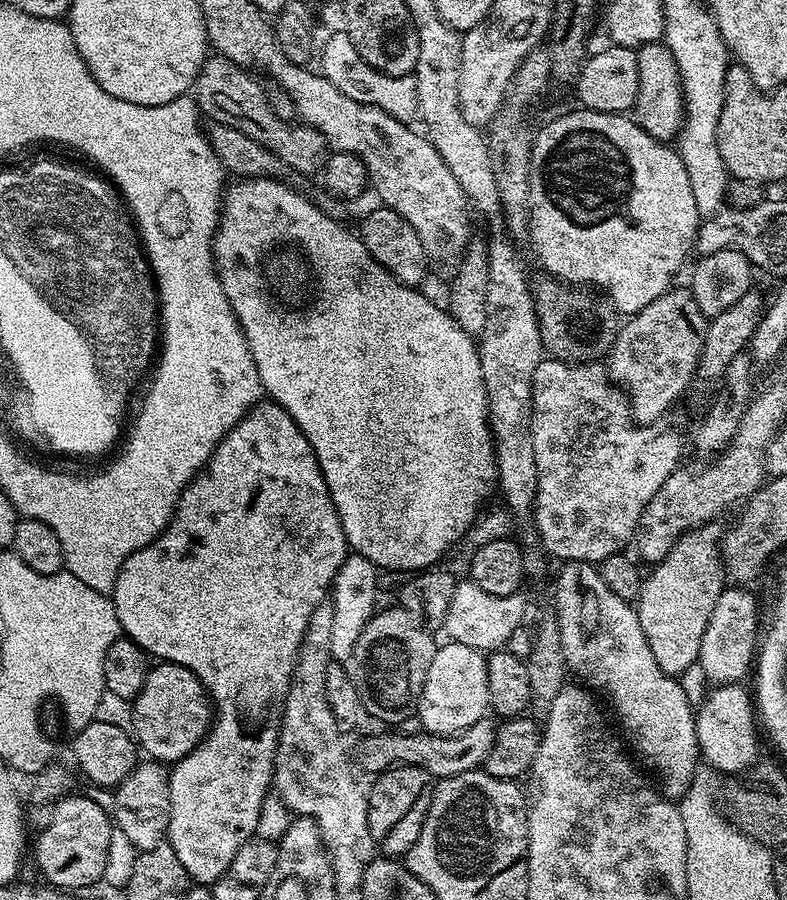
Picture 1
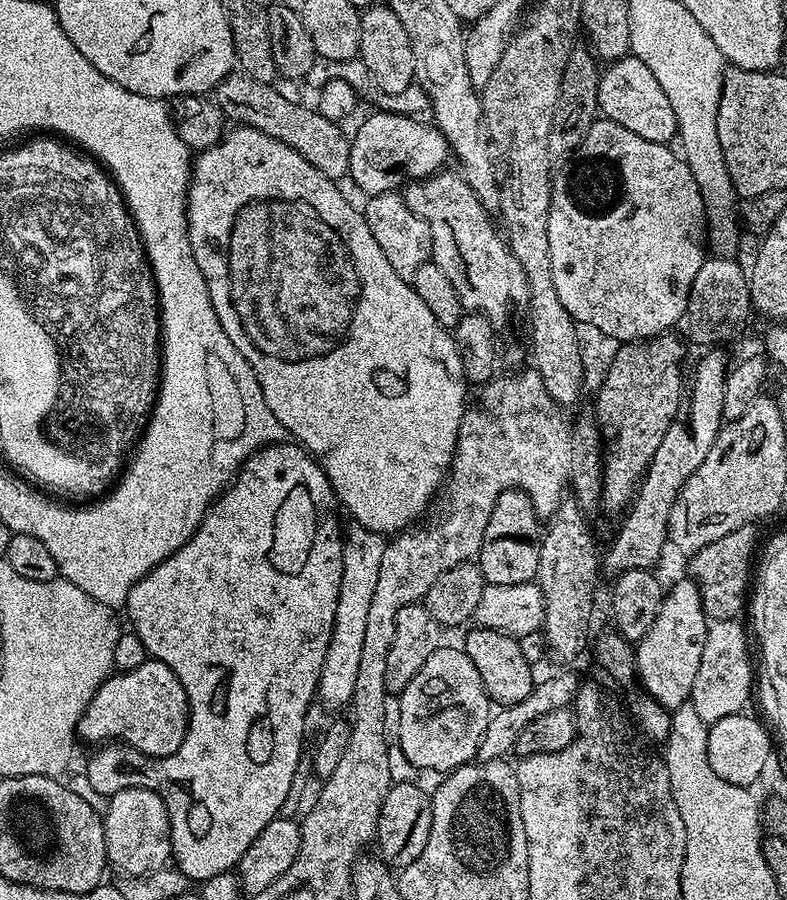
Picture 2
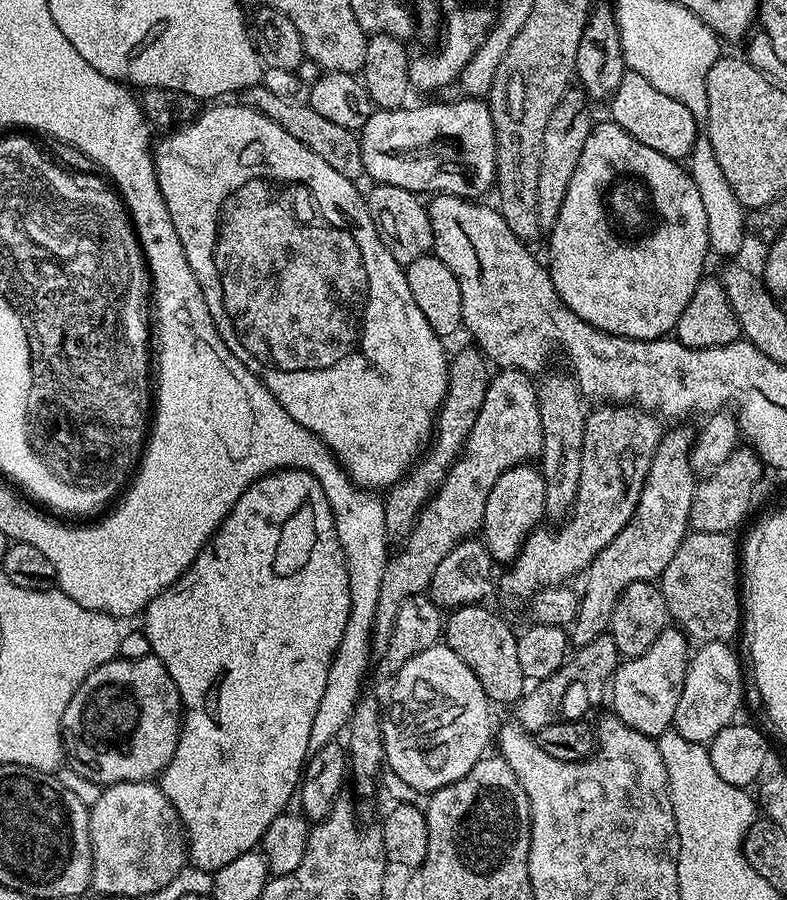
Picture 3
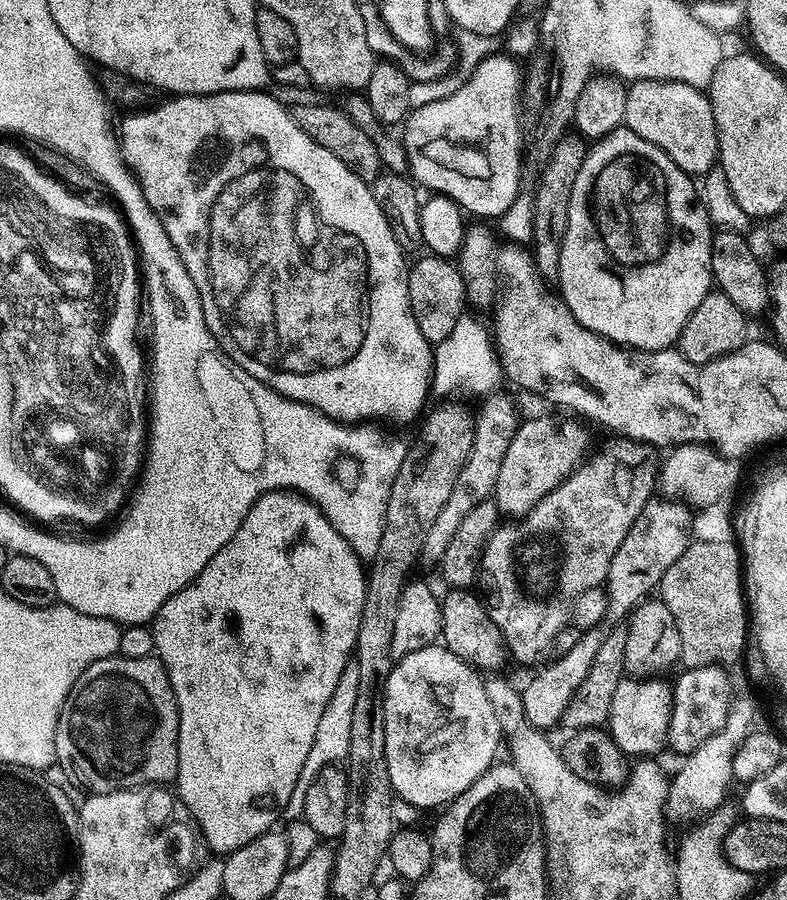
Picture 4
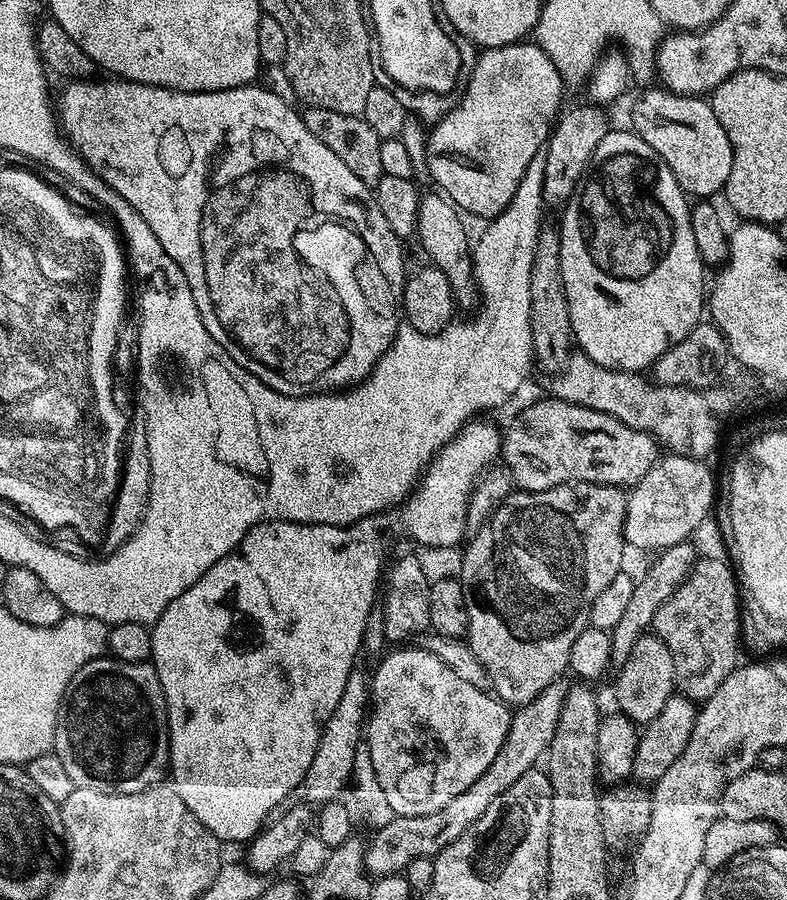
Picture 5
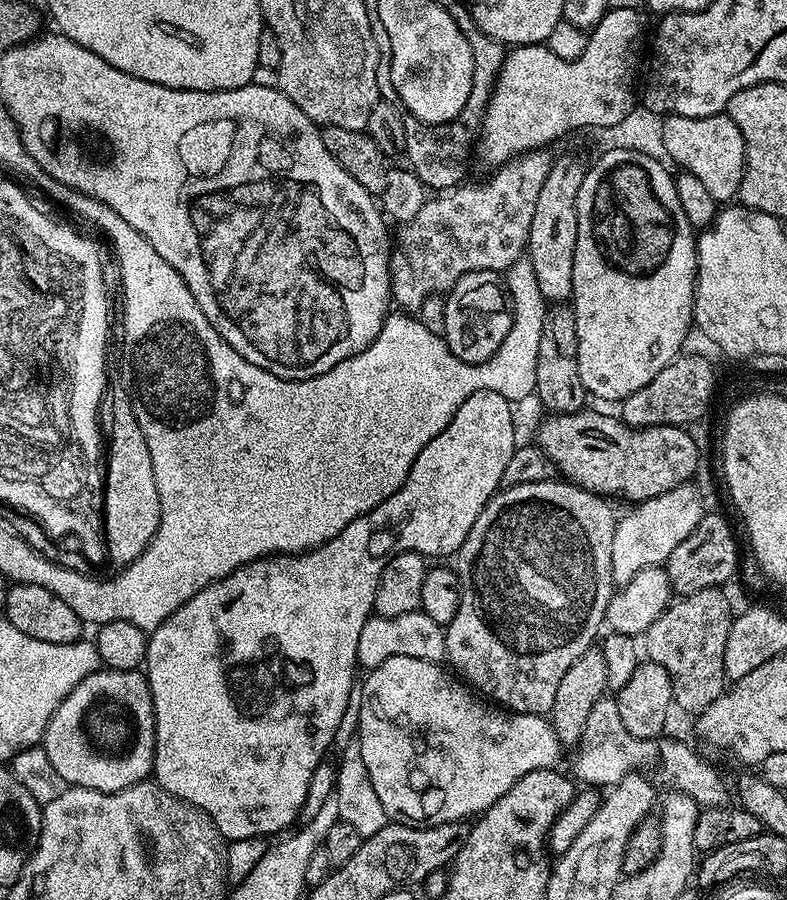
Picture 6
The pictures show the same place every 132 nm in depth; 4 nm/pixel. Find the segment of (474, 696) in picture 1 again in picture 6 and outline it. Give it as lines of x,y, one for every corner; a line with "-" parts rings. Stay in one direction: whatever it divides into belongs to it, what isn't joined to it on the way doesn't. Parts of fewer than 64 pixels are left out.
386,658
365,676
364,684
359,685
362,706
358,739
370,782
389,821
427,826
479,817
514,782
539,768
553,767
562,752
550,719
535,712
501,710
483,699
475,700
473,693
440,664
422,658

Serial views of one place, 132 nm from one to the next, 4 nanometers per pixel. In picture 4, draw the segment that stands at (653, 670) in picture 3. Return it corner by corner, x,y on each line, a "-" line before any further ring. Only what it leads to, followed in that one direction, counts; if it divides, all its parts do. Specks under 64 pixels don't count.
664,678
655,680
621,680
618,690
614,690
613,701
610,702
607,731
612,740
628,758
652,758
656,751
666,744
668,734
668,718
672,712
673,685

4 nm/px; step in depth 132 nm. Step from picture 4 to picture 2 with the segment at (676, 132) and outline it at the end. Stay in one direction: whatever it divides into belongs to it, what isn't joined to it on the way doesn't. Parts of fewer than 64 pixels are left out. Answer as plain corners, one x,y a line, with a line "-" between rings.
631,54
611,61
601,71
598,82
598,112
603,119
618,122
618,126
626,126
626,130
650,142
668,144
676,134
674,106
670,106
670,98
666,98
662,86
658,86
658,78
650,74
646,62

